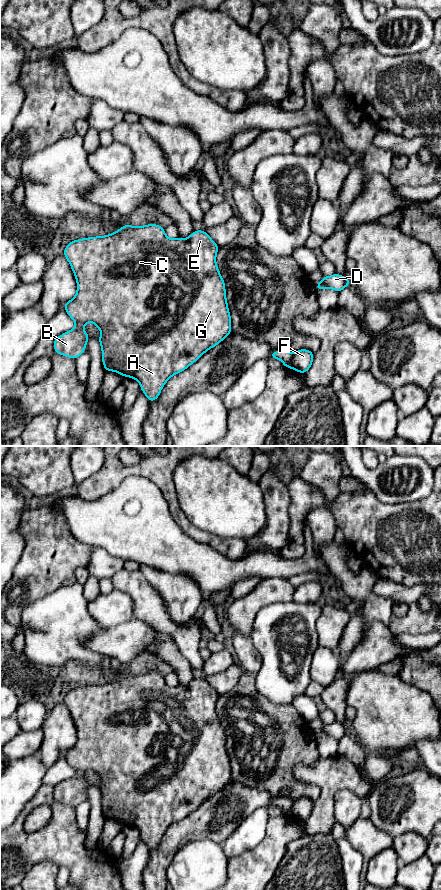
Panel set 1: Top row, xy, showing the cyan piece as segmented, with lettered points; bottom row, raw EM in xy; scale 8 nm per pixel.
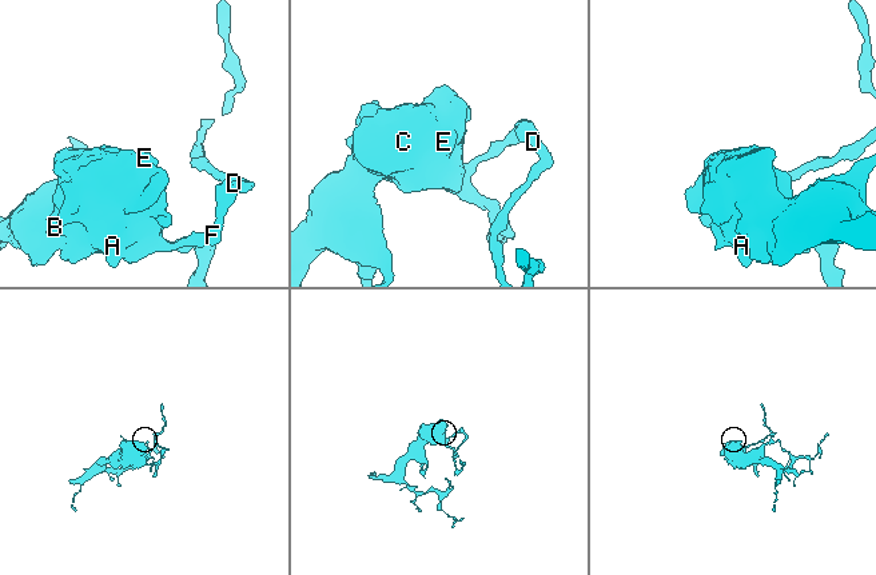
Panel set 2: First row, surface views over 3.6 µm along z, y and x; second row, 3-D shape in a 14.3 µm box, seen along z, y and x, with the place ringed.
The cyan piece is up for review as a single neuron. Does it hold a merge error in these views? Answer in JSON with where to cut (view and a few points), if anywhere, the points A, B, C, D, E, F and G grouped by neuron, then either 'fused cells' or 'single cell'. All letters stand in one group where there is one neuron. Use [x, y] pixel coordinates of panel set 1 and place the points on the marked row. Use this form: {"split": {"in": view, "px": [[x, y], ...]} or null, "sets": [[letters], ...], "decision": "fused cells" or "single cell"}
{"split": {"in": "xy", "px": [[292, 353], [290, 367]]}, "sets": [["A", "B", "C", "E", "G"], ["D", "F"]], "decision": "fused cells"}

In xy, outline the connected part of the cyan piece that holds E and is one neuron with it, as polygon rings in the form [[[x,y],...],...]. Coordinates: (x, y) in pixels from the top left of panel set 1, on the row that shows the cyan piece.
[[[125,224],[112,234],[97,237],[88,237],[71,241],[63,251],[63,255],[68,260],[77,281],[77,293],[63,307],[68,316],[72,318],[75,327],[54,339],[54,351],[57,354],[69,358],[78,358],[86,349],[87,340],[91,338],[85,331],[84,325],[88,322],[94,323],[100,330],[101,336],[98,341],[102,350],[102,362],[105,371],[117,372],[123,377],[130,377],[137,380],[141,391],[146,395],[149,402],[158,399],[160,392],[166,382],[175,374],[187,369],[196,362],[205,352],[221,343],[231,332],[231,316],[226,299],[225,282],[221,277],[216,264],[216,255],[219,246],[203,230],[196,230],[187,239],[170,239],[165,234],[165,229],[157,224],[147,224],[140,227]]]

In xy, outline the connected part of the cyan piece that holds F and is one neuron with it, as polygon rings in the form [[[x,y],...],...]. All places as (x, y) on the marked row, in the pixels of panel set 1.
[[[300,349],[292,353],[291,368],[298,373],[305,374],[311,367],[314,353],[308,349]]]

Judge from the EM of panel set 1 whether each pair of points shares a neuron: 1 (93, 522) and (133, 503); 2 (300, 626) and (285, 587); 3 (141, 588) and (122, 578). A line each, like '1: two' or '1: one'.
1: one
2: two
3: one

